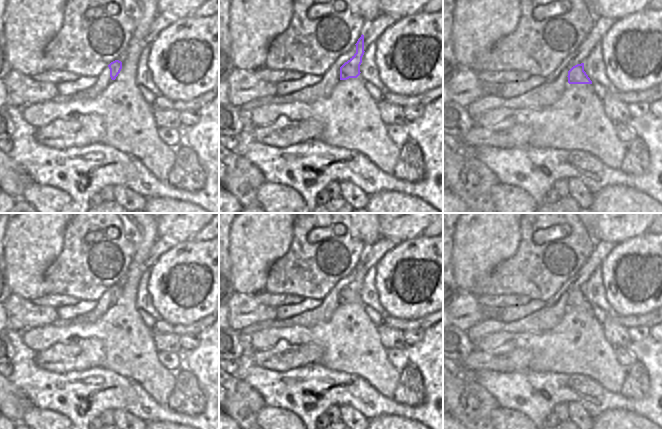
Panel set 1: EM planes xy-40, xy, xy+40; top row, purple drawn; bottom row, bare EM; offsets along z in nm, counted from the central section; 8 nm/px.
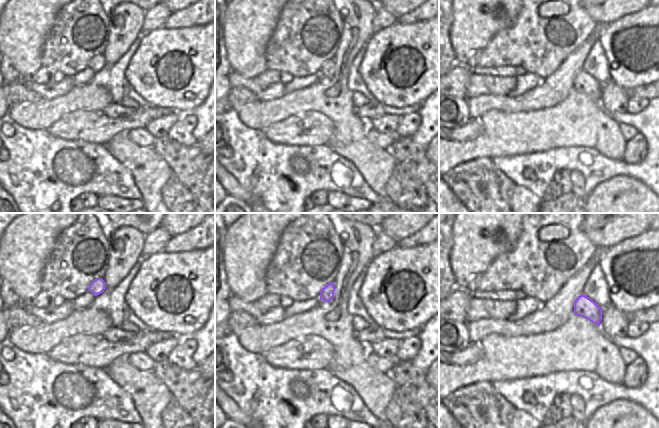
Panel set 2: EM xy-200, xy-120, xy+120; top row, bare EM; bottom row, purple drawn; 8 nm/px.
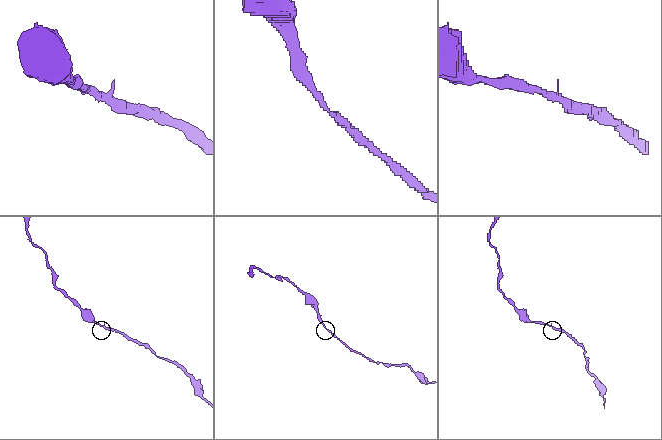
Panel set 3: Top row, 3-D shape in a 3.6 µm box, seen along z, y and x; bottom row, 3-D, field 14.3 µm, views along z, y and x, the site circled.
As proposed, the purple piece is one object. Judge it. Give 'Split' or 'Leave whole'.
Leave whole

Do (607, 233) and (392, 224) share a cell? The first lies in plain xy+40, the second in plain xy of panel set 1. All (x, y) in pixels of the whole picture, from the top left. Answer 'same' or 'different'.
same

